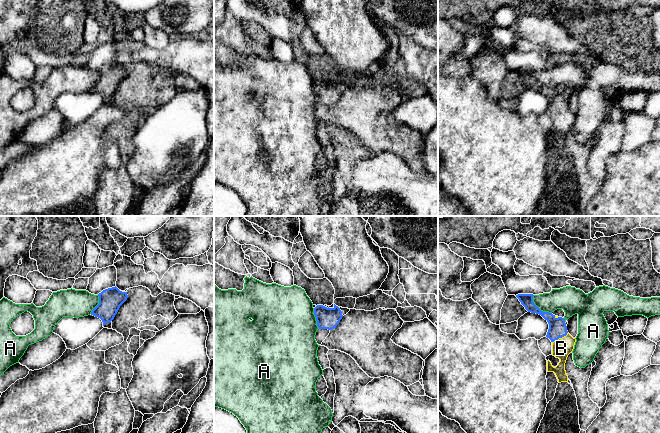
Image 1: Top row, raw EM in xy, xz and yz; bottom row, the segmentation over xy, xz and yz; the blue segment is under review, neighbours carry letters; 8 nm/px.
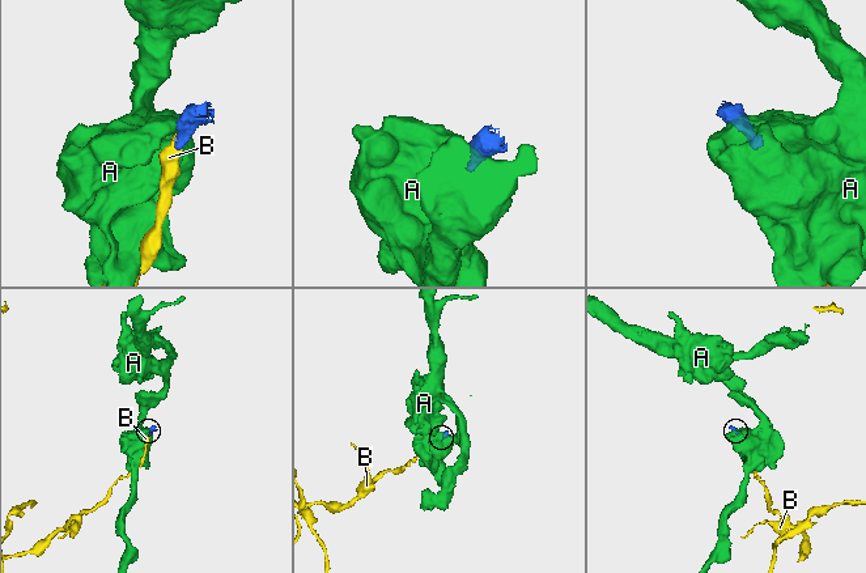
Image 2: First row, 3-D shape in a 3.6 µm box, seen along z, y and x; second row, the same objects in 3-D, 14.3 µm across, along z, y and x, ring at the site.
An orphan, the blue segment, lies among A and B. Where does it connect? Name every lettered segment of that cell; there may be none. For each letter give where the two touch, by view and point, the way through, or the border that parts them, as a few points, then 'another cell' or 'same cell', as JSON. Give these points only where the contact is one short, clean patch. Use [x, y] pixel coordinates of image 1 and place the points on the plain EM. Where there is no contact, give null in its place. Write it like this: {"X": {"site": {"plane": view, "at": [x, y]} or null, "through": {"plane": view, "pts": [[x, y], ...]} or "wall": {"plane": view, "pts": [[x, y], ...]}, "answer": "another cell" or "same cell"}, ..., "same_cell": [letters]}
{"A": {"site": {"plane": "yz", "at": [538, 84]}, "wall": {"plane": "yz", "pts": [[532, 72], [532, 77], [541, 86], [551, 89]]}, "answer": "another cell"}, "B": {"site": {"plane": "yz", "at": [560, 113]}, "through": {"plane": "yz", "pts": [[557, 105], [560, 113], [561, 124]]}, "answer": "same cell"}, "same_cell": ["B"]}

